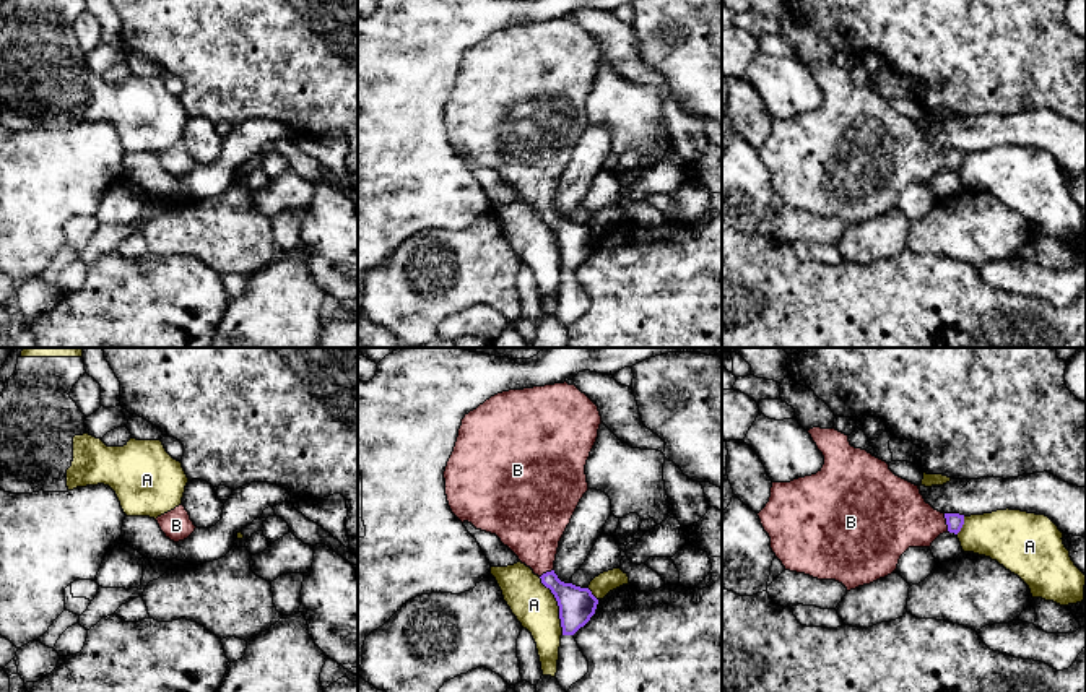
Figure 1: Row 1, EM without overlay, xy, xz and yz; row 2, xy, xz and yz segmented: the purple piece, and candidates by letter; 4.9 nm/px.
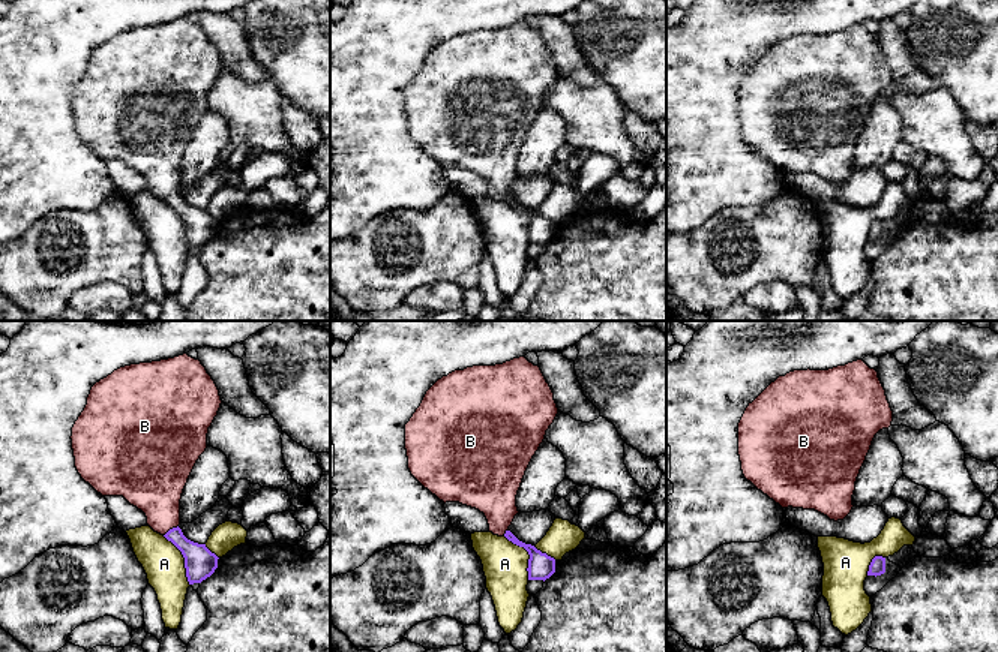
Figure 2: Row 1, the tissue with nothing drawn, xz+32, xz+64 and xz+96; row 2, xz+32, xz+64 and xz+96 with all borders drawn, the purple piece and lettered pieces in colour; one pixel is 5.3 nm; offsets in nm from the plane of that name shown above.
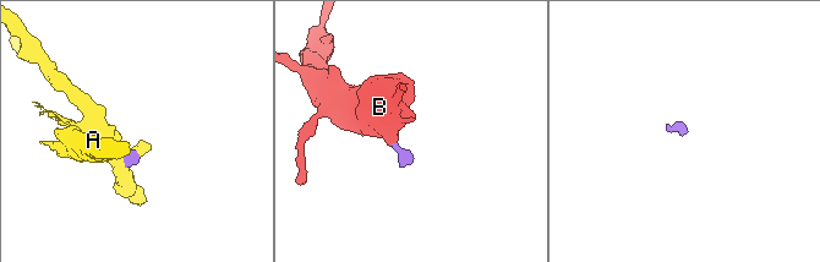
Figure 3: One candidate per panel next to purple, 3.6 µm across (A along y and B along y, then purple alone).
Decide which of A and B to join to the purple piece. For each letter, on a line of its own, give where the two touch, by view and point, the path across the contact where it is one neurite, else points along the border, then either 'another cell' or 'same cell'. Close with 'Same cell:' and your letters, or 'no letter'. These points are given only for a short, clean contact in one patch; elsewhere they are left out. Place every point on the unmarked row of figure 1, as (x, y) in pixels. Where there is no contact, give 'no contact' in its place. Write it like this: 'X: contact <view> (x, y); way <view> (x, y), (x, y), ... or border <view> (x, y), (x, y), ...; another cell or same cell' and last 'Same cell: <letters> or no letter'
A: contact xz (558, 241); border xz (538, 213), (556, 237), (563, 270); another cell
B: contact yz (946, 158); way yz (955, 158), (946, 158), (909, 158), (896, 153); same cell
Same cell: B

